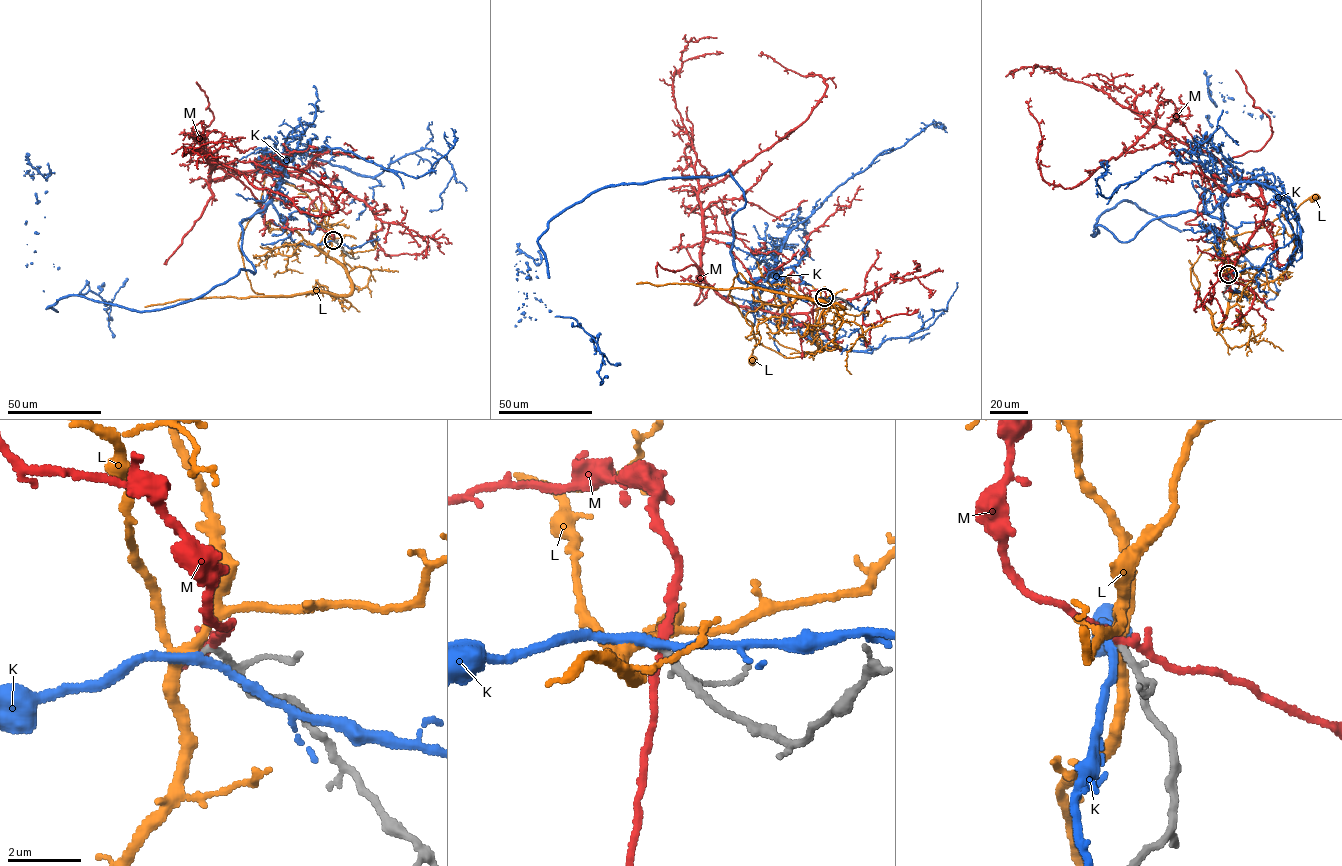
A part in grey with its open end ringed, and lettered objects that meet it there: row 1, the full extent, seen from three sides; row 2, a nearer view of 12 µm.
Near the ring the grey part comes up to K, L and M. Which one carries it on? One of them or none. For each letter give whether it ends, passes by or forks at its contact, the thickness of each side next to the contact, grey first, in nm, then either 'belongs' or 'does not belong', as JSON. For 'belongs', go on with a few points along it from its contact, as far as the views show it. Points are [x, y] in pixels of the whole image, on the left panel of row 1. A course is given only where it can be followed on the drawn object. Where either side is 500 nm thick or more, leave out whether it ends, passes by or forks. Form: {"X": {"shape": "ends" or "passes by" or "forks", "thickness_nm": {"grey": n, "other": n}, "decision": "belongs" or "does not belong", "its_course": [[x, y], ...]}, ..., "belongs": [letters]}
{"K": {"shape": "passes by", "thickness_nm": {"grey": 220, "other": 260}, "decision": "belongs", "its_course": [[333, 240], [297, 244], [268, 203], [240, 223], [254, 274], [56, 311], [27, 244], [45, 174], [23, 175]]}, "L": {"shape": "forks", "thickness_nm": {"grey": 220, "other": 240}, "decision": "does not belong"}, "M": {"shape": "passes by", "thickness_nm": {"grey": 240, "other": 240}, "decision": "does not belong"}, "belongs": ["K"]}

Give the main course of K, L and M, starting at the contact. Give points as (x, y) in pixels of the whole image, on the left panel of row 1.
K: (333, 240), (297, 244), (268, 203), (240, 223), (254, 274), (56, 311), (27, 244), (45, 174), (23, 175)
L: (333, 240), (328, 255), (344, 268), (348, 294), (264, 296), (252, 289), (238, 243), (261, 205), (261, 159)
M: (333, 240), (313, 182), (209, 182), (208, 162), (223, 163), (301, 212), (338, 209), (270, 156)

